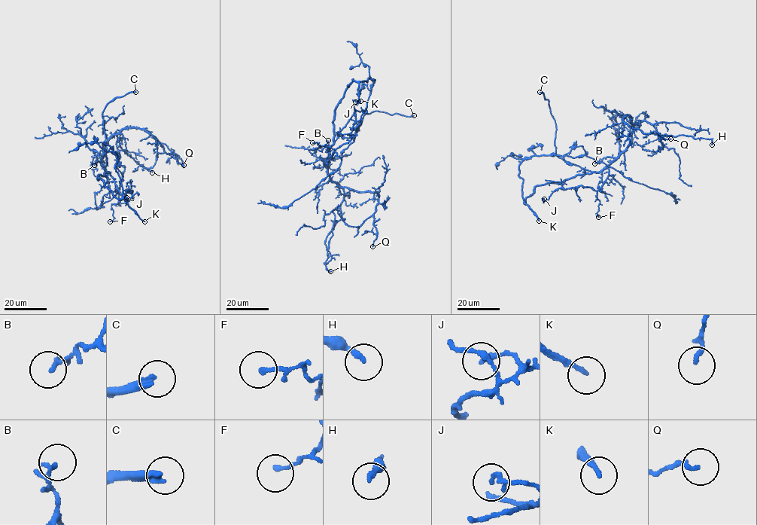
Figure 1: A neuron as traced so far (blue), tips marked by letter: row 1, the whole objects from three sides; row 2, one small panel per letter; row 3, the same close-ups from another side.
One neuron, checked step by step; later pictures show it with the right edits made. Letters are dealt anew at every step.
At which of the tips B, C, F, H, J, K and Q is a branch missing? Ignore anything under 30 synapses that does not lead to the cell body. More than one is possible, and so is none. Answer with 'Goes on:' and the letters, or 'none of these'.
Goes on: C, K

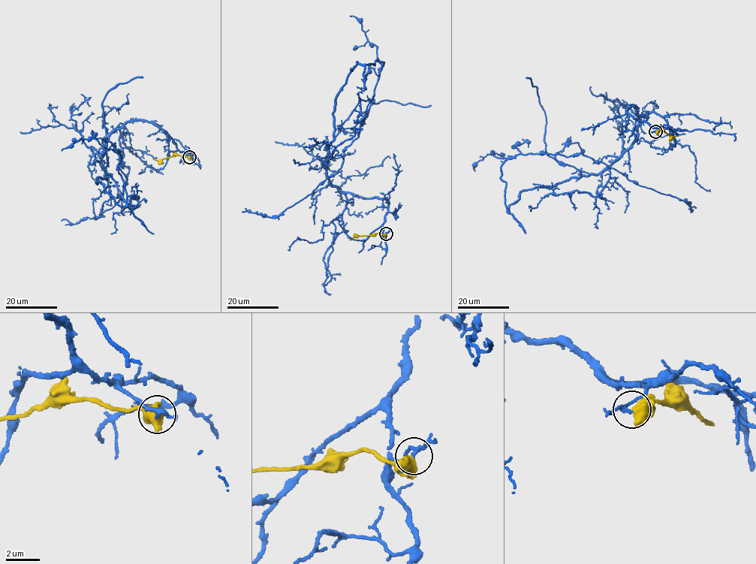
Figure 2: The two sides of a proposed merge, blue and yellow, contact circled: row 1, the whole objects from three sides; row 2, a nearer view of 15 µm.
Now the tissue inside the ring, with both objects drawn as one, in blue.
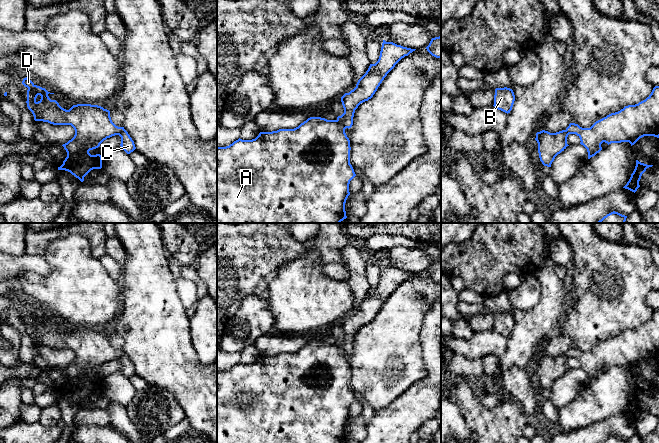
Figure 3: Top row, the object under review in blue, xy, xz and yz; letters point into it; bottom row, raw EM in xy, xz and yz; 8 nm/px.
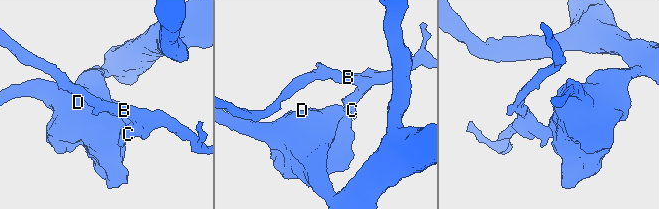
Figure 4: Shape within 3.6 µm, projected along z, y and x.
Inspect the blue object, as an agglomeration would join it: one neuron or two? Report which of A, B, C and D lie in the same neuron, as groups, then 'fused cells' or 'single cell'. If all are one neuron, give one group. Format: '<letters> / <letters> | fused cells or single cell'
A D / B C | fused cells

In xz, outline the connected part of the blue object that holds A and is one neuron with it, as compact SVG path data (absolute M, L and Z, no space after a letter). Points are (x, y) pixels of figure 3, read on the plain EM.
M310 341L294 353L279 353L272 356L260 356L252 364L238 363L226 371L217 371L217 443L346 443L345 427L350 419L349 408L356 400L352 389L350 388L350 364L345 357L346 351L337 344L327 344L321 341Z

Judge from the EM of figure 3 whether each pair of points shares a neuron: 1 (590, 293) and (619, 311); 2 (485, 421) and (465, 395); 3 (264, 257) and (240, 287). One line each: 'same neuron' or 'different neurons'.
1: same neuron
2: same neuron
3: same neuron

